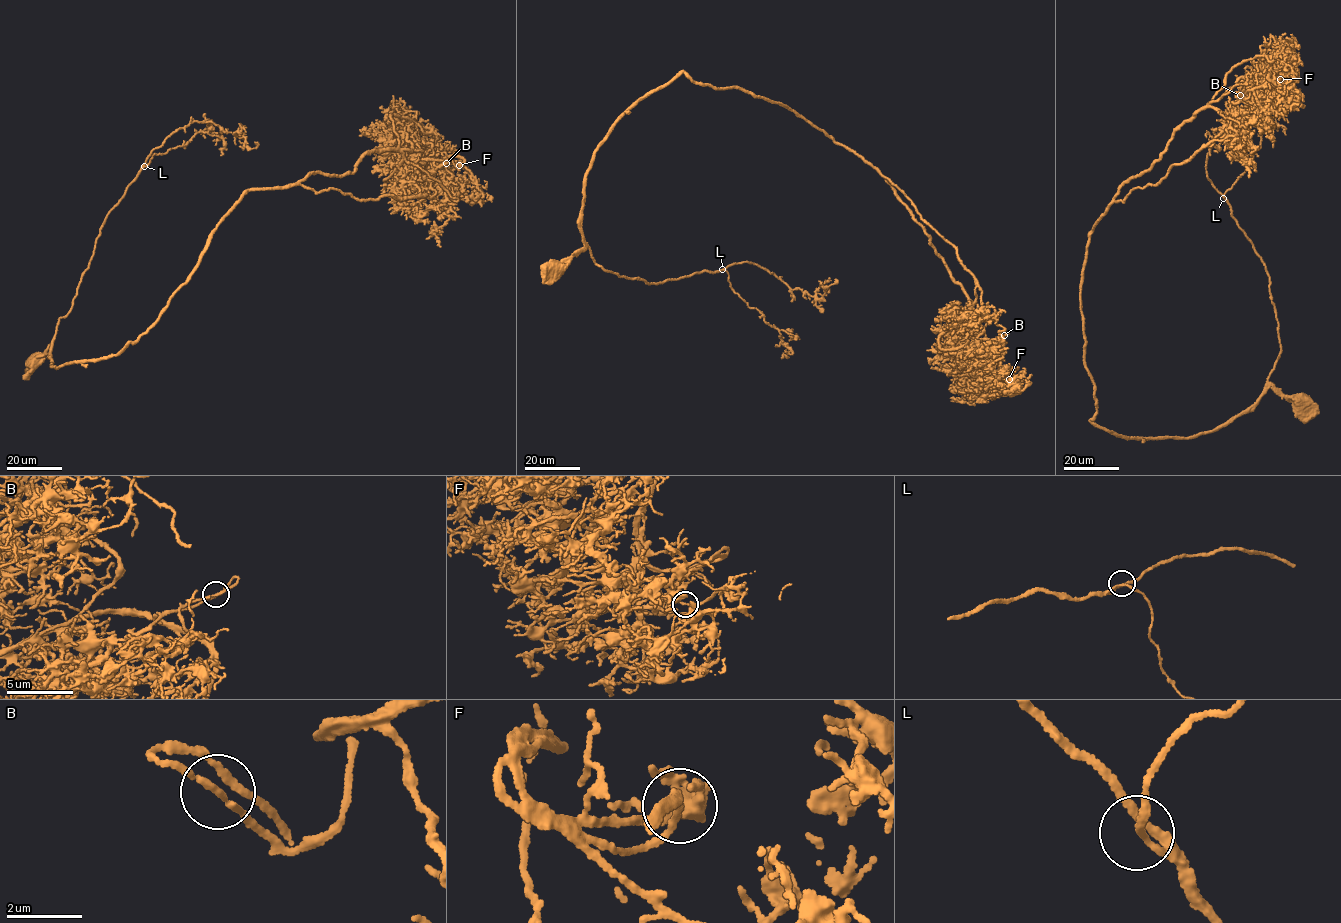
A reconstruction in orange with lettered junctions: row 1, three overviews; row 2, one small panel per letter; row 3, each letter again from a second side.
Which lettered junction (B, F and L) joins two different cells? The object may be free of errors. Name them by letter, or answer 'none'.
none

